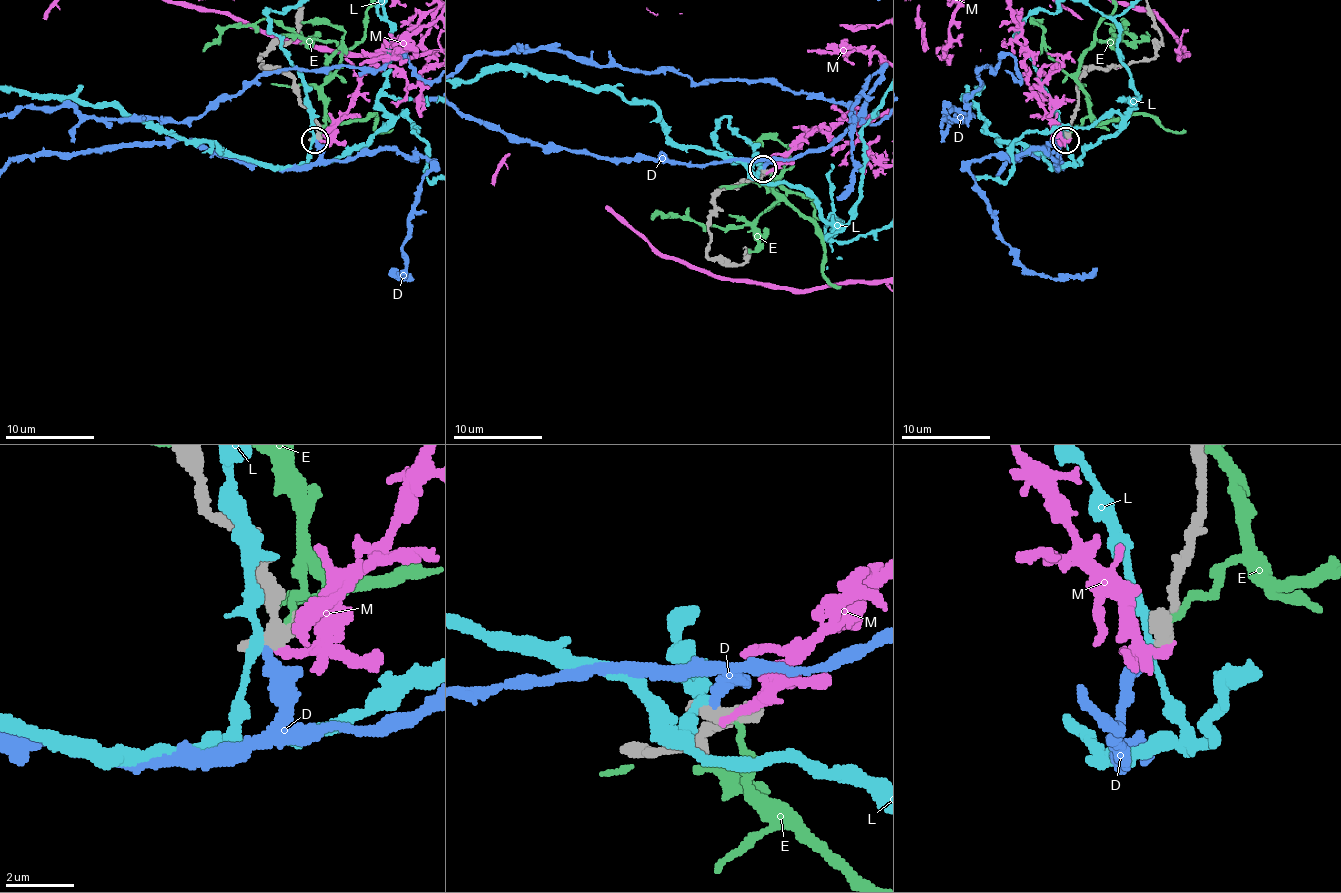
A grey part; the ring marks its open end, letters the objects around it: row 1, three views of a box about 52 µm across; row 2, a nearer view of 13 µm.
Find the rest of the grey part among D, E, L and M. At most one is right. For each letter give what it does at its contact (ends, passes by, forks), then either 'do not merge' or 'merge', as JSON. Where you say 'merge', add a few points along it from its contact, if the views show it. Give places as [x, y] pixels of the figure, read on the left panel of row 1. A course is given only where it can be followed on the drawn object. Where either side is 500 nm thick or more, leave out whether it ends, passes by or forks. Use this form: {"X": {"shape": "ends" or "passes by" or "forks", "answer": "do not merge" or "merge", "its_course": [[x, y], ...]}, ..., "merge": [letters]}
{"D": {"shape": "ends", "answer": "merge"}, "E": {"answer": "do not merge"}, "L": {"shape": "passes by", "answer": "do not merge"}, "M": {"shape": "ends", "answer": "do not merge"}, "merge": ["D"]}

